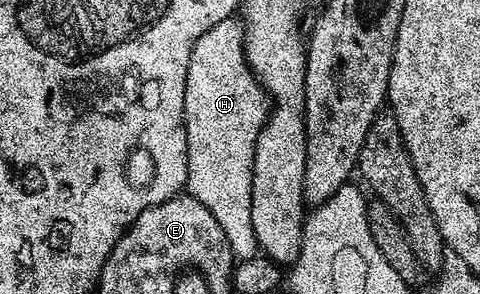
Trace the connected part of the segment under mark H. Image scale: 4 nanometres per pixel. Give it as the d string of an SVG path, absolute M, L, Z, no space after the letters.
M228 16L223 22L215 22L191 50L191 62L187 66L187 86L183 94L183 114L187 134L187 178L185 188L207 210L211 210L215 222L223 226L227 242L238 261L258 255L255 230L251 226L251 182L255 146L263 126L269 120L271 101L265 87L249 68L245 57L245 26L240 19Z

